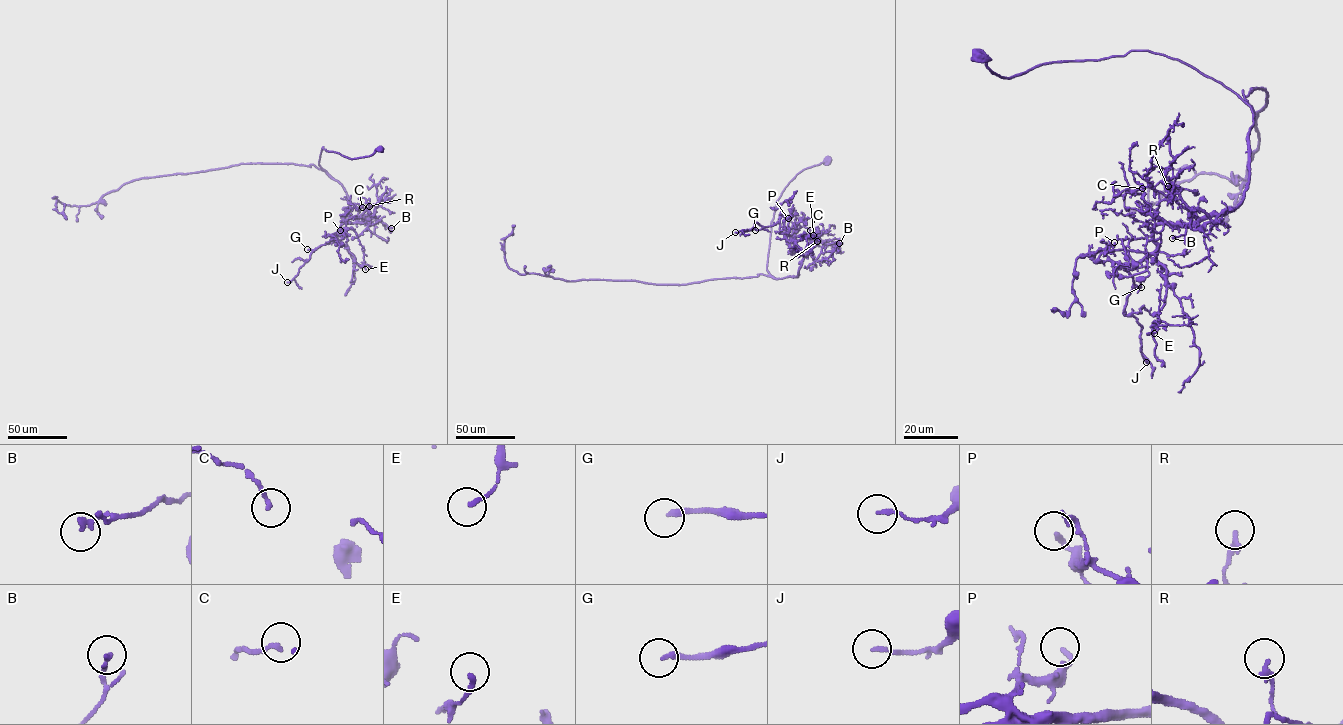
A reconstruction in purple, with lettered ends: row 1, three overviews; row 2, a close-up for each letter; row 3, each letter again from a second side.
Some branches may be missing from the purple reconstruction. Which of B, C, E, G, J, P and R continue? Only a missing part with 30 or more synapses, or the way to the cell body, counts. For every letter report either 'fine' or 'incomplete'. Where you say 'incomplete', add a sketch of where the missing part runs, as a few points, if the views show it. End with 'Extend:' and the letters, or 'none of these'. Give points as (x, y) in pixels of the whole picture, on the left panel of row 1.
B: fine
C: fine
E: fine
G: incomplete
J: fine
P: fine
R: fine
Extend: G

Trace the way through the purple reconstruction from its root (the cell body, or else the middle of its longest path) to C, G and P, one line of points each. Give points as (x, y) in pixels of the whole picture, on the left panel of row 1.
C: (380, 149), (349, 158), (322, 148), (319, 165), (341, 184), (358, 221), (342, 221), (347, 209), (362, 207)
G: (380, 149), (349, 158), (322, 148), (319, 165), (341, 184), (358, 221), (342, 222), (330, 241), (307, 249)
P: (380, 149), (349, 158), (322, 148), (319, 165), (341, 184), (358, 221), (342, 222), (336, 234), (340, 230)

